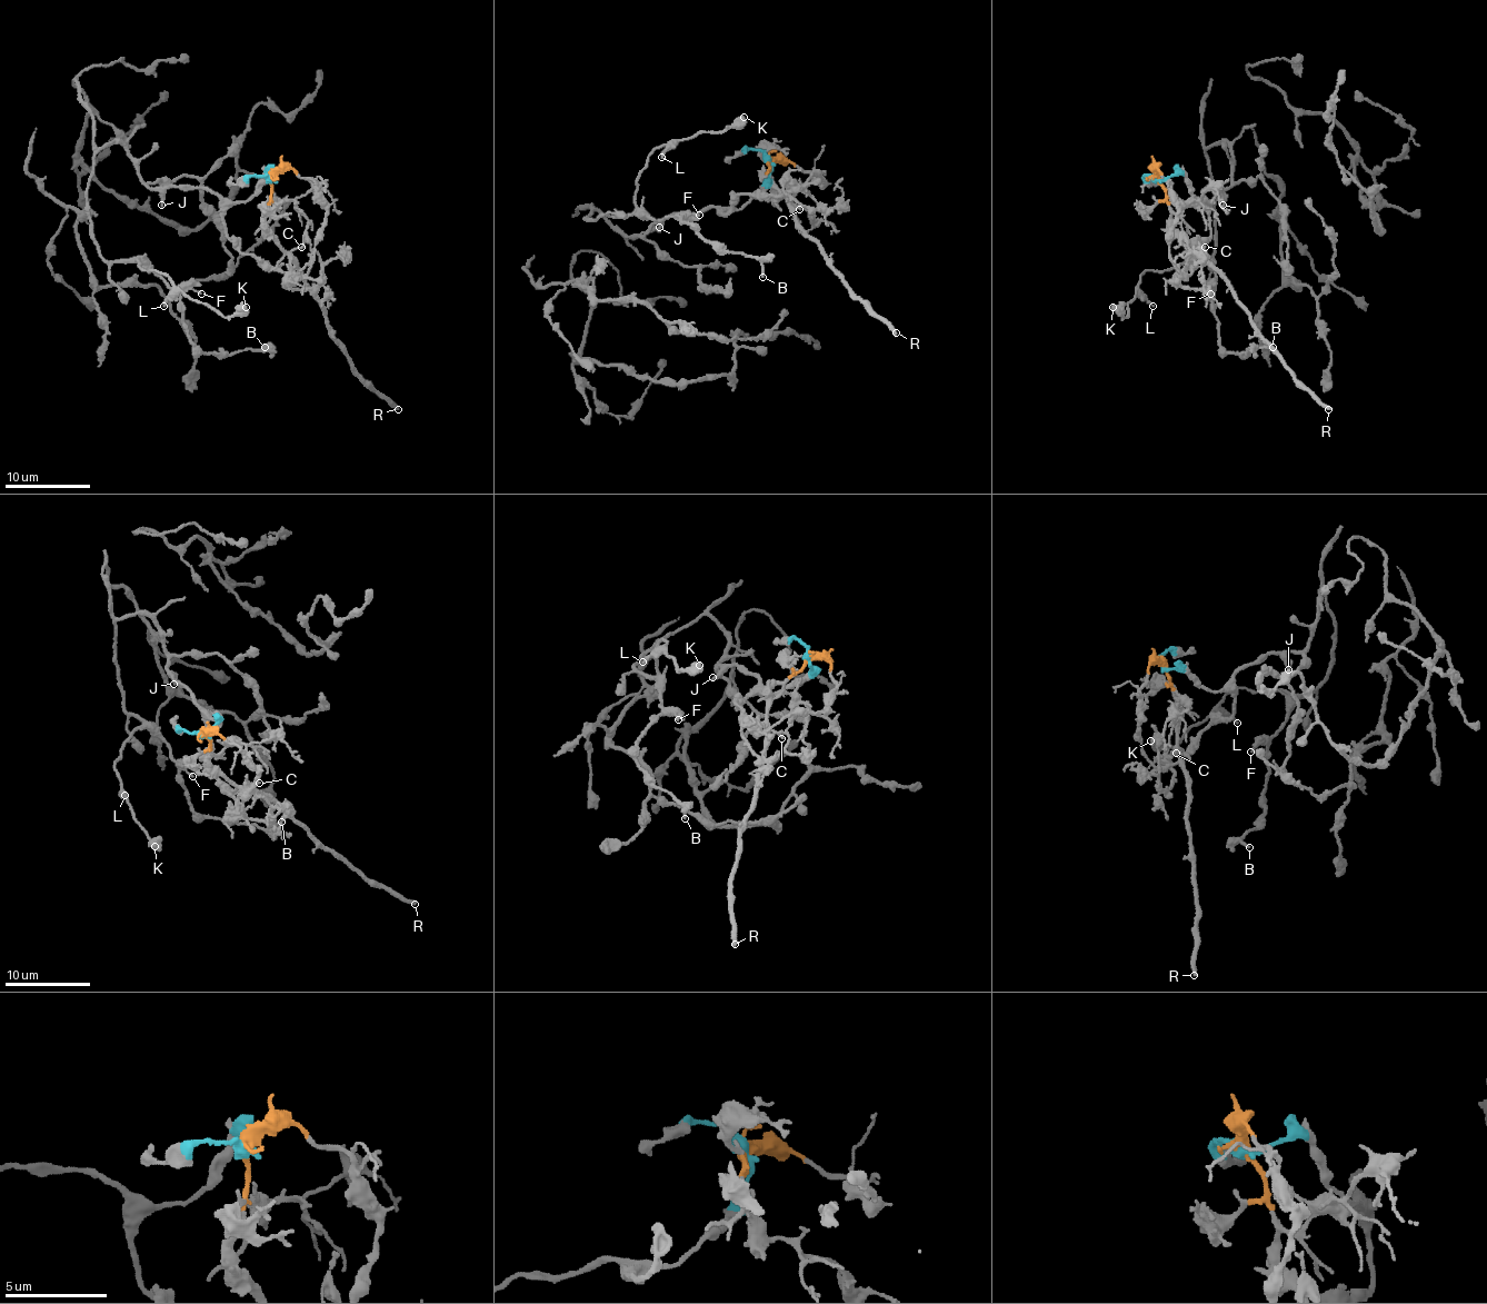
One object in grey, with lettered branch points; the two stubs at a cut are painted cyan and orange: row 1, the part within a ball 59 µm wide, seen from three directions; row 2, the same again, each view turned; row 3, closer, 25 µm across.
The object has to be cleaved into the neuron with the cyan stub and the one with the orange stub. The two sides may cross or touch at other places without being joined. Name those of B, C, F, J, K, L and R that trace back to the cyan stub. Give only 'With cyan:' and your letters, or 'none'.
With cyan: B, F, J, K, L

